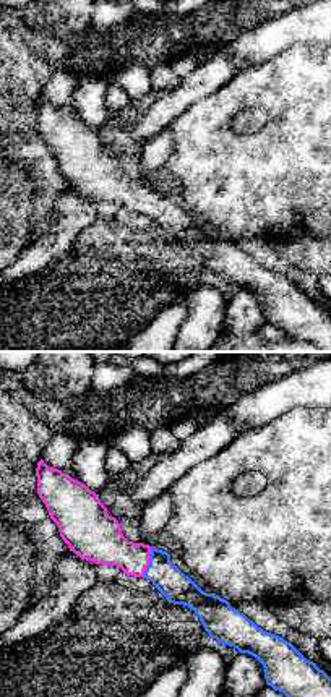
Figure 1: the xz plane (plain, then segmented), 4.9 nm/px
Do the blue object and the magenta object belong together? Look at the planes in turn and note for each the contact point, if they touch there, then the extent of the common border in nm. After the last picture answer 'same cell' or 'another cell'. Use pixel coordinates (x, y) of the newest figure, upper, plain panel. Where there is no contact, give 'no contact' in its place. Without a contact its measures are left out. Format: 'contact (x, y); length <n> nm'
contact (150, 200); length 170 nm

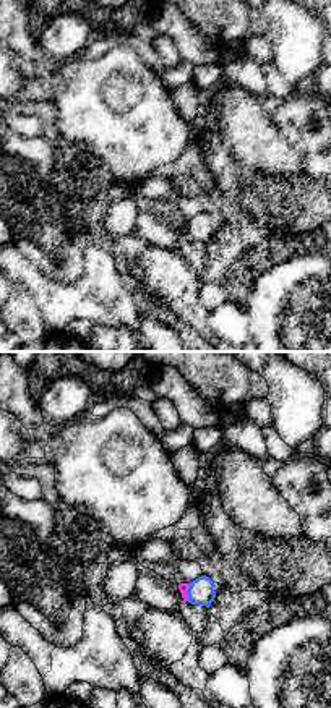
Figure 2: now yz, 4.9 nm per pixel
contact (187, 229); length 100 nm

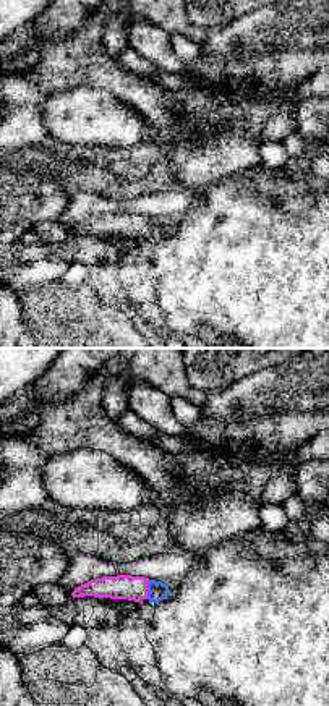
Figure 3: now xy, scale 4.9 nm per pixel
contact (148, 227); length 100 nm

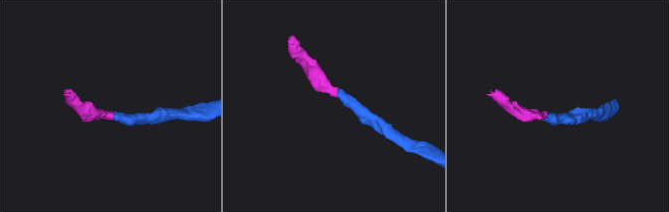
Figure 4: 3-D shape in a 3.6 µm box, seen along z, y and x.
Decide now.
same cell

